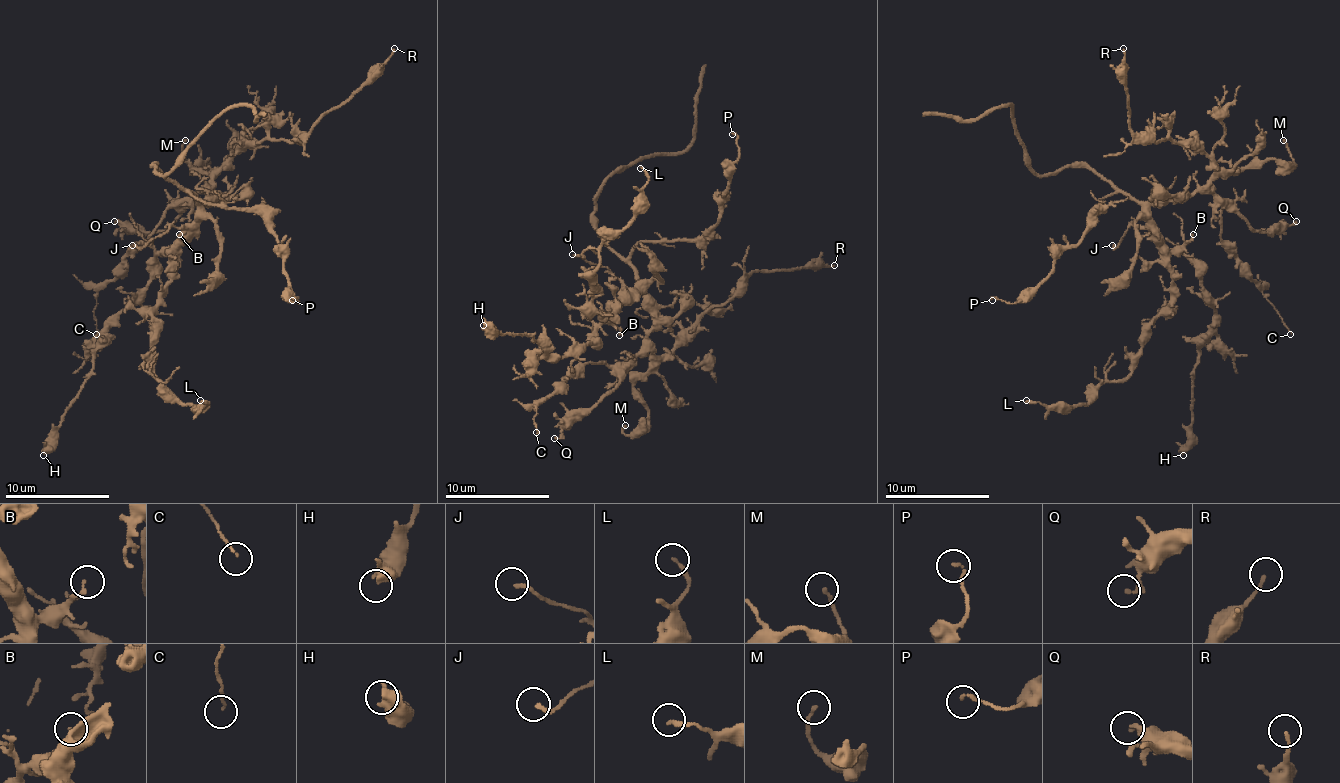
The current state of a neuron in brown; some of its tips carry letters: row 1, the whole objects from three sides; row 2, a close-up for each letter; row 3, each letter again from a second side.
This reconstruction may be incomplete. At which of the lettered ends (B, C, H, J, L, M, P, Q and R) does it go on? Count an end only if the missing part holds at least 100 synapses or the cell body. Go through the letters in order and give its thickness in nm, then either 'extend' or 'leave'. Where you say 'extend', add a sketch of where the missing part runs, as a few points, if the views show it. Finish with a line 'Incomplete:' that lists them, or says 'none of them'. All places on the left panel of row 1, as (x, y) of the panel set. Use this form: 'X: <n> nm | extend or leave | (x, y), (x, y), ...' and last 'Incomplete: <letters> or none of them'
B: 160 nm | leave
C: 90 nm | leave
H: 400 nm | leave
J: 190 nm | leave
L: 190 nm | leave
M: 160 nm | leave
P: 130 nm | leave
Q: 220 nm | leave
R: 140 nm | leave
Incomplete: none of them

